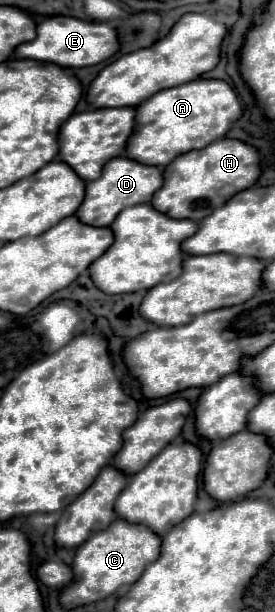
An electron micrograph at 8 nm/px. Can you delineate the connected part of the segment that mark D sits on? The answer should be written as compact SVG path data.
M127 156L113 158L103 166L103 174L99 180L87 182L85 200L77 210L77 216L81 222L91 226L111 226L117 214L125 206L137 206L149 202L153 194L161 188L161 182L163 182L163 174L159 166L141 166L141 162L133 162Z

